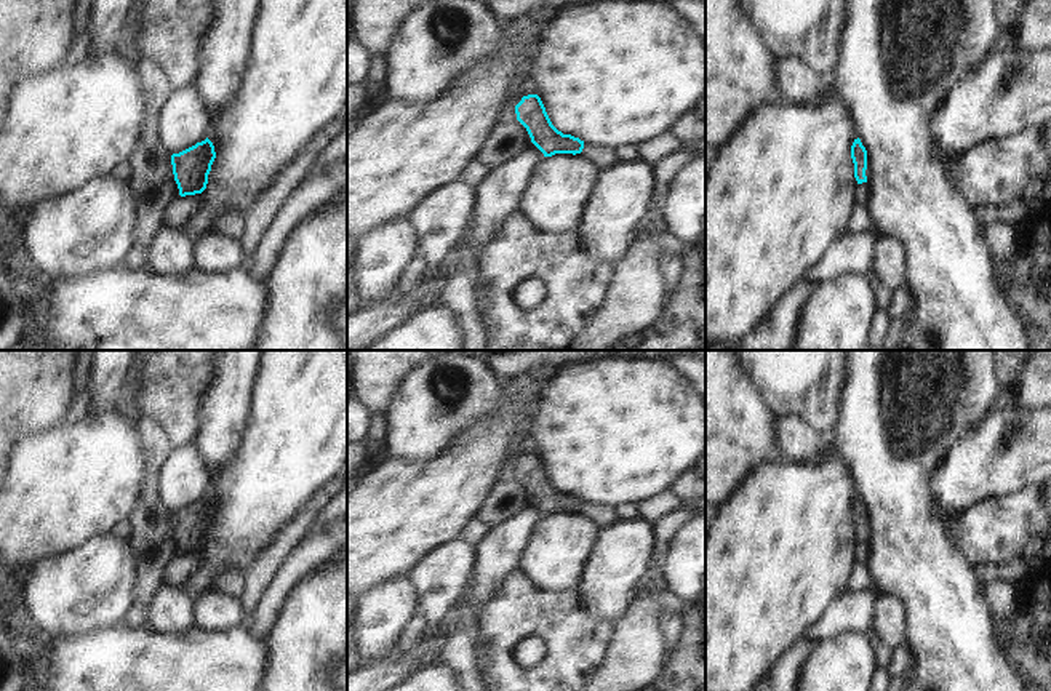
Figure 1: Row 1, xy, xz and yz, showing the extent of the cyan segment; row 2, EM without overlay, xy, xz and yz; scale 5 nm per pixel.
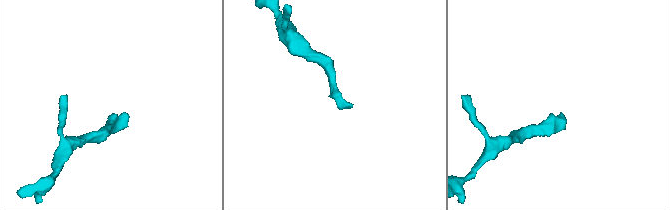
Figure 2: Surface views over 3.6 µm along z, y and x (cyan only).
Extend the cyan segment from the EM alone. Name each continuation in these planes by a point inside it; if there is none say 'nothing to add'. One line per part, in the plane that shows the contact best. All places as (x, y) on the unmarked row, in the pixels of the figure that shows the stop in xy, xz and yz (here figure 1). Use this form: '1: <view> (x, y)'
1: xz (607, 515)

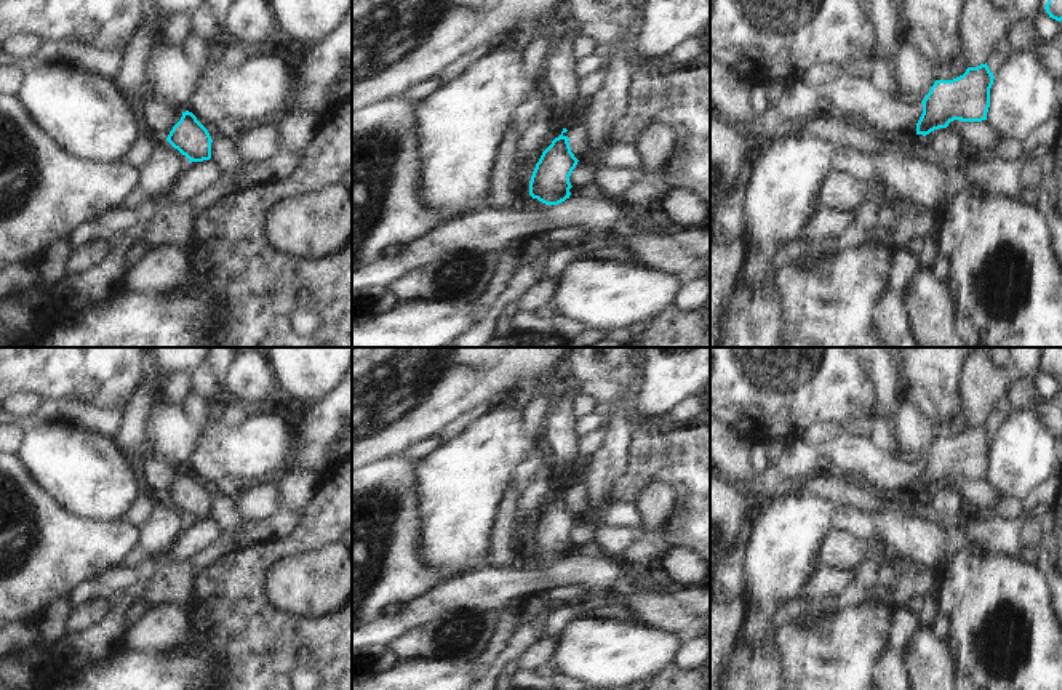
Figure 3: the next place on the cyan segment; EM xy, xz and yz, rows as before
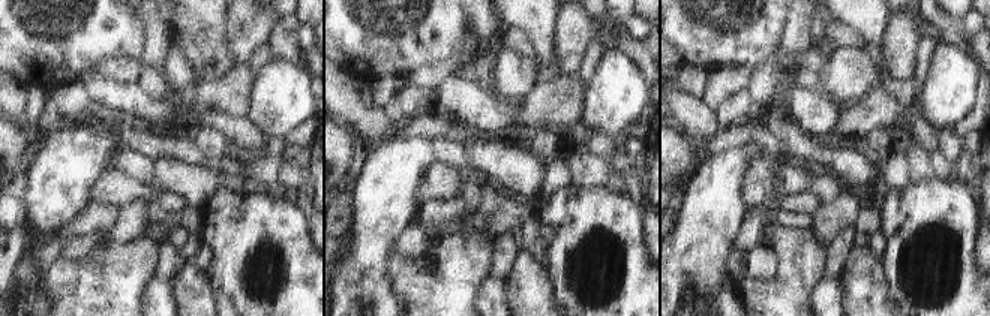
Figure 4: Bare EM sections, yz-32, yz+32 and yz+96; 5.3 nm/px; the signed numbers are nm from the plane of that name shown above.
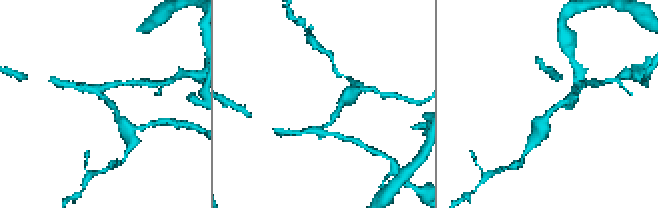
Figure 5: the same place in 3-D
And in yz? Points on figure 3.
nothing to add

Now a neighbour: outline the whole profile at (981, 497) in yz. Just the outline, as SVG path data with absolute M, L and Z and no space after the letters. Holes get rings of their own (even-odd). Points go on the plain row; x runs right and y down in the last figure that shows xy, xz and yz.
M953 479L947 485L958 488L960 495L972 512L990 514L998 503L1000 493L992 487L987 479L982 480L961 480Z

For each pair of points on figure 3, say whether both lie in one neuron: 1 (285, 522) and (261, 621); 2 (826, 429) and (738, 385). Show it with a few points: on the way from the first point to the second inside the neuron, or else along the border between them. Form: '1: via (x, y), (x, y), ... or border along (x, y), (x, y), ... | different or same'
1: border along (303, 511), (298, 524), (285, 537), (275, 538) | different
2: border along (837, 421), (819, 421), (808, 437) | different

